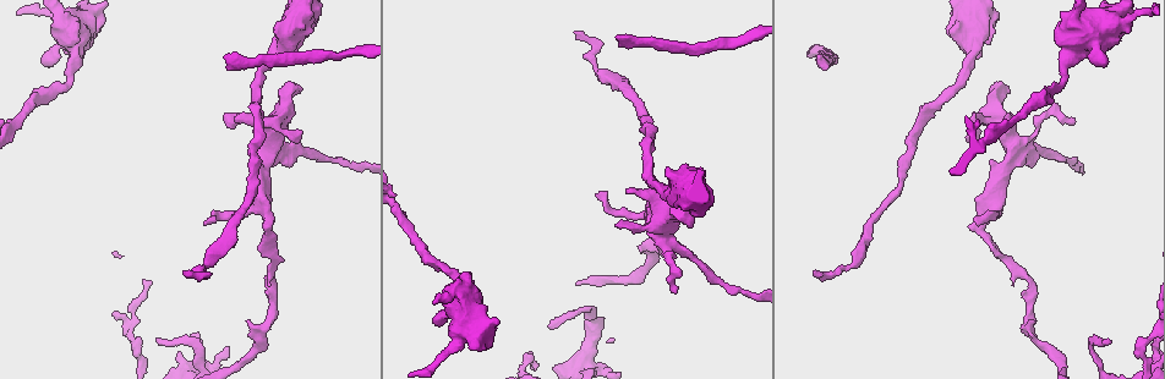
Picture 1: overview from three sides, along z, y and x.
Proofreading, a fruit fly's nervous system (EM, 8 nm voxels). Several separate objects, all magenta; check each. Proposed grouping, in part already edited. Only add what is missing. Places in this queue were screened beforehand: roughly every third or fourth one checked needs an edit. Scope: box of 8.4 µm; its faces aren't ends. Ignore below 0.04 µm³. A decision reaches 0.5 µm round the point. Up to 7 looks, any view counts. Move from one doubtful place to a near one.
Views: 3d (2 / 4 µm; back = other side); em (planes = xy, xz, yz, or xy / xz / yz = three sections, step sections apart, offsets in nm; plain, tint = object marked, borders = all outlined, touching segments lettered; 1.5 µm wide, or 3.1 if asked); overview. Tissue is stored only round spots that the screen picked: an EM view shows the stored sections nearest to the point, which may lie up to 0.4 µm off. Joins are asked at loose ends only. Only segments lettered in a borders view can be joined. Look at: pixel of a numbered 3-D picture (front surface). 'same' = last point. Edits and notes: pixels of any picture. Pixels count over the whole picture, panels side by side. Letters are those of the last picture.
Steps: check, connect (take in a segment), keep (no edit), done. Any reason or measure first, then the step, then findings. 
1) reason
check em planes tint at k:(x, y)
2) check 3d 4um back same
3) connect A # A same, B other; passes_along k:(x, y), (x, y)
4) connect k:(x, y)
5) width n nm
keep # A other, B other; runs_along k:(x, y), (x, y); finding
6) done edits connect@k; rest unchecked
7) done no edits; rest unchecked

tapers out
check em planes borders at 1:(1110, 340)

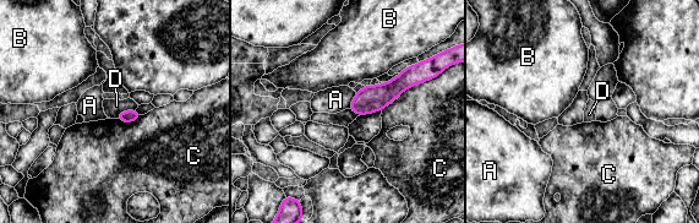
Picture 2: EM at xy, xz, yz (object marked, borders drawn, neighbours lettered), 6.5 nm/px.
width 80 nm
keep # A other, B other, C other, D other; border 2:(135, 109), (120, 112), (115, 118); none of them fits

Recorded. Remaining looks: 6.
an open end
check em planes tint at 1:(438, 321)

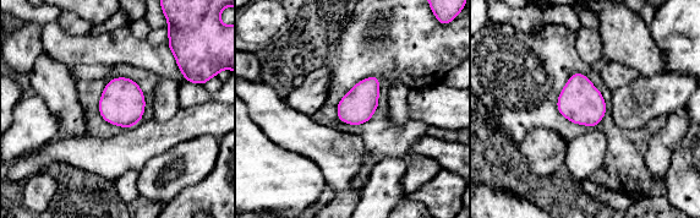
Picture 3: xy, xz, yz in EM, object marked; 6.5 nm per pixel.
check em planes borders same

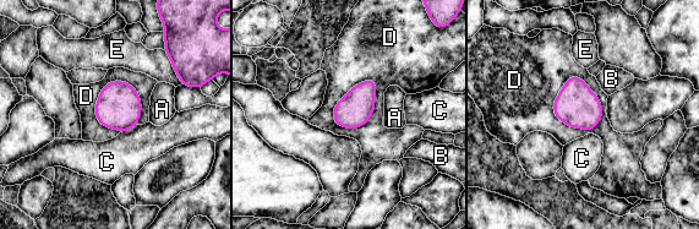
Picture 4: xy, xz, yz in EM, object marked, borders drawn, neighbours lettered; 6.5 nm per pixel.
width 220 nm
keep # A other, B other, C other, D other, E other; border 4:(573, 75), (602, 110), (589, 131); none of them fits

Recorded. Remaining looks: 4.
branch stops here
check 3d 2um at 1:(815, 270)

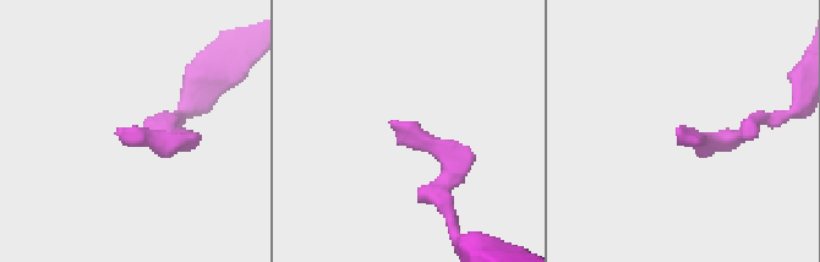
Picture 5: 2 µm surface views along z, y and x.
check em xy step 4 borders at 5:(395, 127)

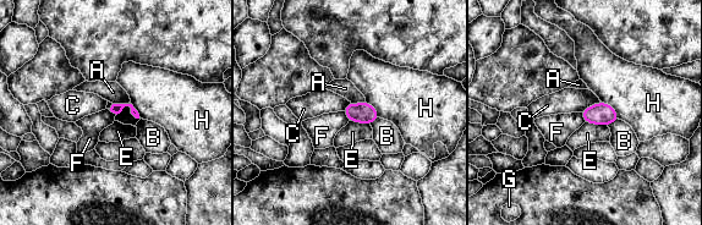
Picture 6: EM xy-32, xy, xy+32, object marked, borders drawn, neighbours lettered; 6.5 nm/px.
keep # A other, B other, C other, E other, F other, G other, H other; border 6:(344, 110), (350, 120); none of them fits

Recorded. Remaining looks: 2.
done no edits; rest unchecked

